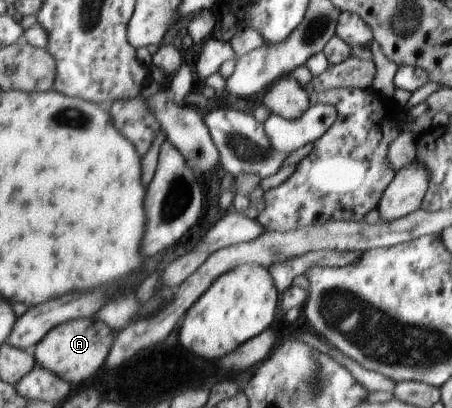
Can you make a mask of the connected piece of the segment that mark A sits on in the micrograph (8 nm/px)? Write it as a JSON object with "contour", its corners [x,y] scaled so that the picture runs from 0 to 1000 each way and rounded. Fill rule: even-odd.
{"contour":[[[192,777],[144,789],[124,799],[71,858],[82,895],[95,897],[131,919],[159,946],[175,946],[210,922],[210,912],[235,887],[237,858],[246,848],[246,809],[219,779]]]}

